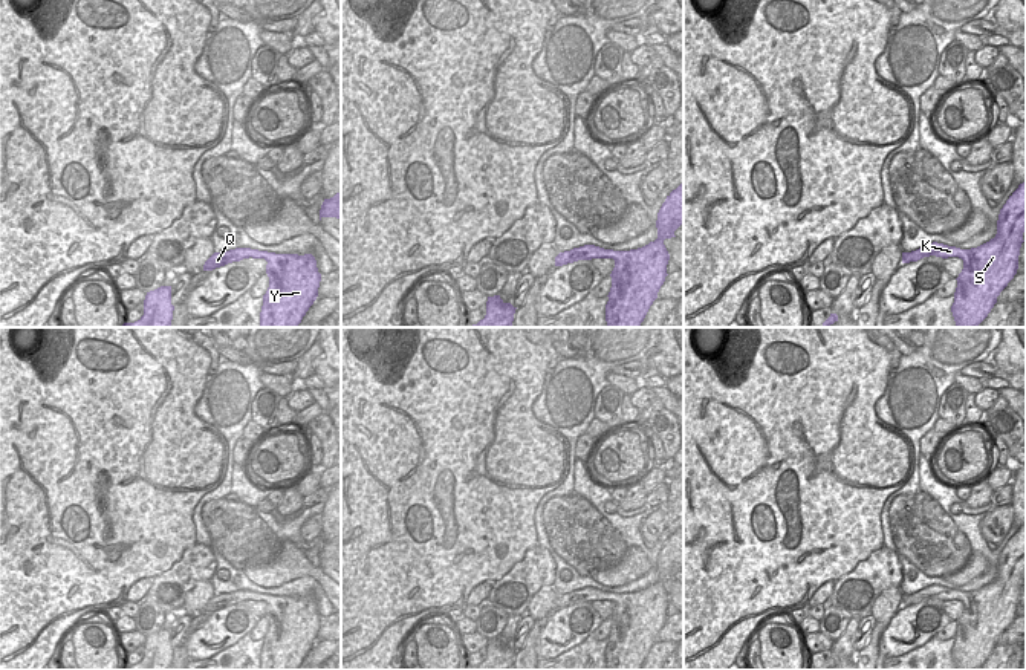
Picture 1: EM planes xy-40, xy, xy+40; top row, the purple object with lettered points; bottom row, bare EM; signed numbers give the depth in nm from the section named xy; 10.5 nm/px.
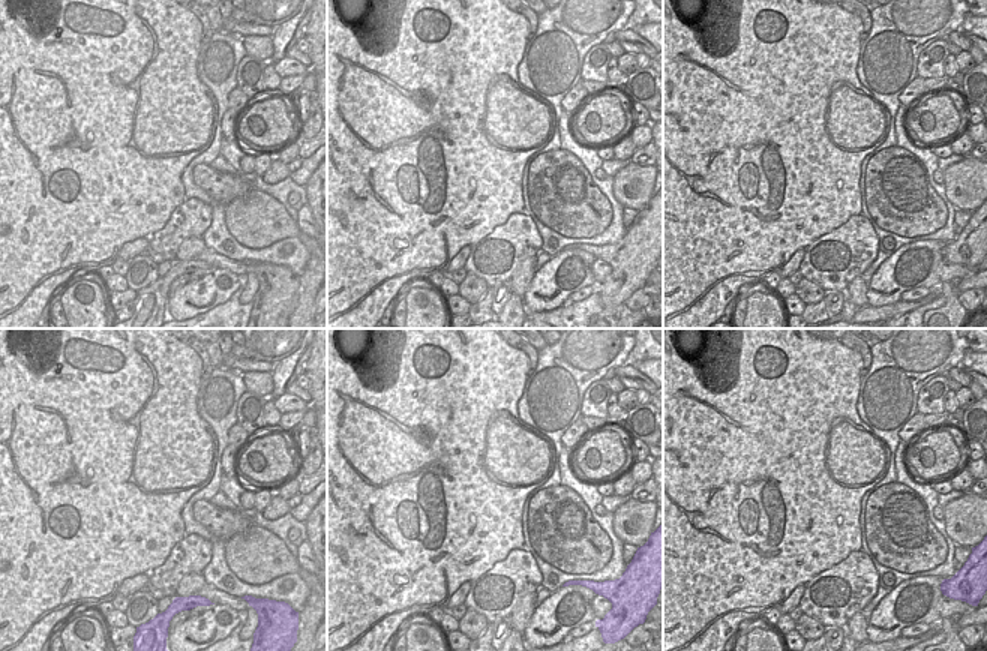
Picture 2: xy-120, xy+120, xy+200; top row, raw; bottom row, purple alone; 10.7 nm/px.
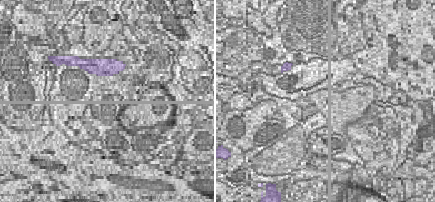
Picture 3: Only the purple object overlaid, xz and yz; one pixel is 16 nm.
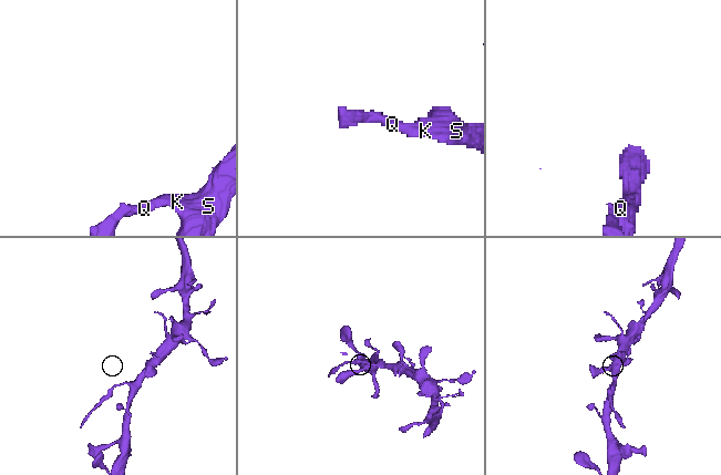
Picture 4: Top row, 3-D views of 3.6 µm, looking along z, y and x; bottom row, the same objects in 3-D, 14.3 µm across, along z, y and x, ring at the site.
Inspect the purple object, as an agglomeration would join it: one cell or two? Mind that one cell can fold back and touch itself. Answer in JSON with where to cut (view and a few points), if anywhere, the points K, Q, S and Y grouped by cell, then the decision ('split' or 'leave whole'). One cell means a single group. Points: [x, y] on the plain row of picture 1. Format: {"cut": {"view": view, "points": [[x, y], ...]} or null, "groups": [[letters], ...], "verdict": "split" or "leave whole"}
{"cut": {"view": "xy", "points": [[574, 591], [587, 601]]}, "groups": [["K", "S", "Y"], ["Q"]], "verdict": "split"}

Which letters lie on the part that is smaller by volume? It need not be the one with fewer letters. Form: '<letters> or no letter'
Q

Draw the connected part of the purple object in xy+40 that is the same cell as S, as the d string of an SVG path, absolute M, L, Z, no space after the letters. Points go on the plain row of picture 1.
M1026 525L1020 526L1018 531L1009 538L1003 551L1000 552L997 563L997 577L989 584L971 590L960 592L943 586L928 586L917 592L922 600L959 600L963 603L963 612L959 616L957 630L954 635L954 646L951 655L956 664L956 670L977 670L991 655L997 646L997 639L1014 621L1018 612L1018 598L1026 574Z

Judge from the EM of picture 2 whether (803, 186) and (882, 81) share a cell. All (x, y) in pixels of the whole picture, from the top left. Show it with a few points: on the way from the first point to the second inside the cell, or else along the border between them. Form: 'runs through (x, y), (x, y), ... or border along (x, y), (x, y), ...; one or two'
border along (858, 60), (857, 78), (885, 107), (891, 123); two

